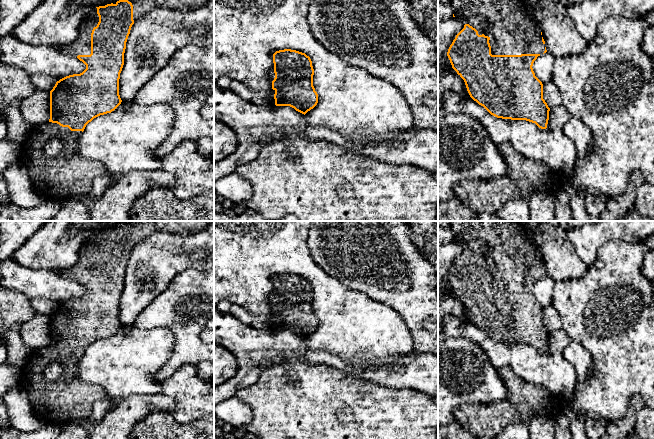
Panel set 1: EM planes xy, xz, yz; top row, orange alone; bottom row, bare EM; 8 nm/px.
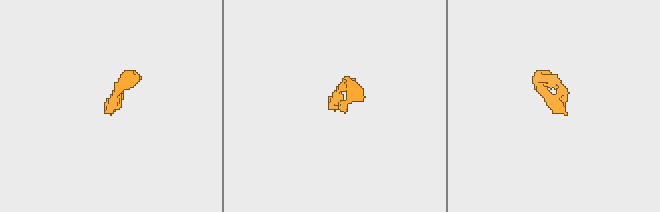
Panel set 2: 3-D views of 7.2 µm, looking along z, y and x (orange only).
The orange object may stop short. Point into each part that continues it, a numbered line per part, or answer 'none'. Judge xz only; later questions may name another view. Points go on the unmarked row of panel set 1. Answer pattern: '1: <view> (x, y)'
1: xz (271, 321)

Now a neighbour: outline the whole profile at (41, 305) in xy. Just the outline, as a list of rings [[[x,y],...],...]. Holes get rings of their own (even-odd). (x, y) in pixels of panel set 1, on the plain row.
[[[33,298],[31,299],[32,307],[39,313],[50,316],[56,308],[56,305],[44,298]]]

